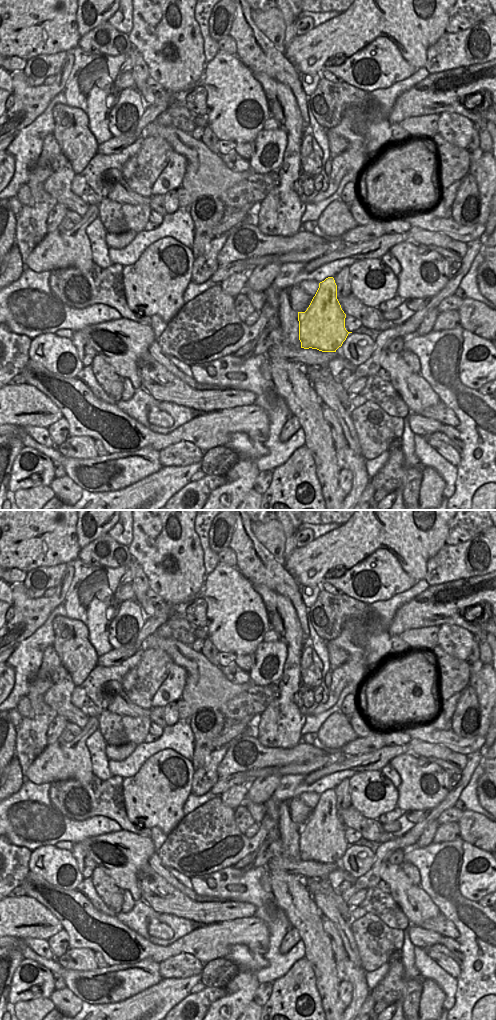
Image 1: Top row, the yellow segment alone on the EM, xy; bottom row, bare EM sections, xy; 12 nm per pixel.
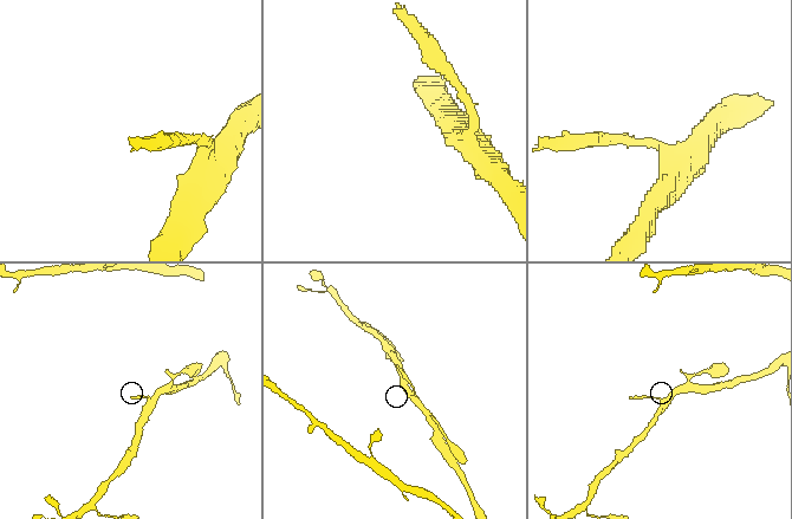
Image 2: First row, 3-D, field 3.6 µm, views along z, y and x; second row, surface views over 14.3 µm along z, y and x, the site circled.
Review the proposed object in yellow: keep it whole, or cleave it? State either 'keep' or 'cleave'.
cleave

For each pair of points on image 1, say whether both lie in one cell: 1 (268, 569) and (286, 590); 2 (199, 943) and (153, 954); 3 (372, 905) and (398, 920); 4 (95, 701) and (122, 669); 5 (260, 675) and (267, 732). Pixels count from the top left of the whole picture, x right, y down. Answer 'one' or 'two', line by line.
1: one
2: one
3: one
4: one
5: two

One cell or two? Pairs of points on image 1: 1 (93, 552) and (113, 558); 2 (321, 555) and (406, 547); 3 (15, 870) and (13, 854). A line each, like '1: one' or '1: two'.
1: one
2: one
3: one

